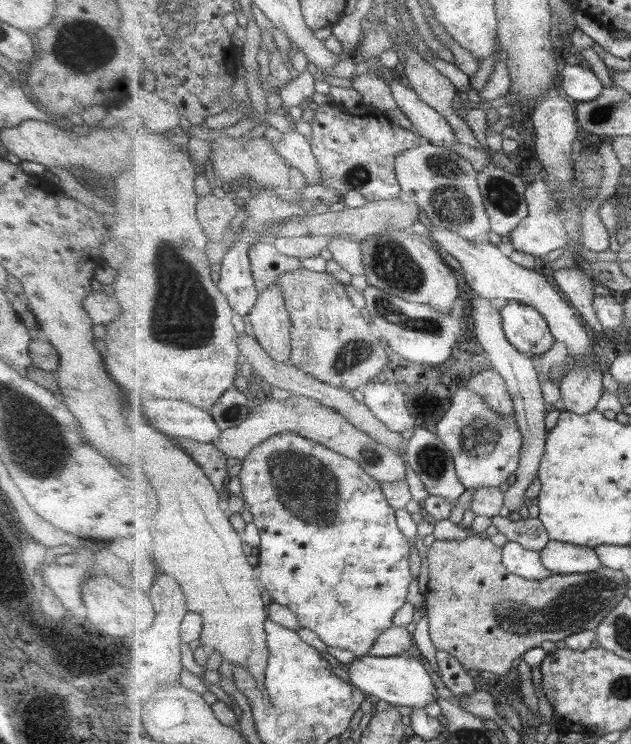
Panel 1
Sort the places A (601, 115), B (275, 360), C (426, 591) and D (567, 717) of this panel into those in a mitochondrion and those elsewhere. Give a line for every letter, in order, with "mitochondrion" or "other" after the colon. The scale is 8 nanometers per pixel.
A: mitochondrion
B: other
C: other
D: other

